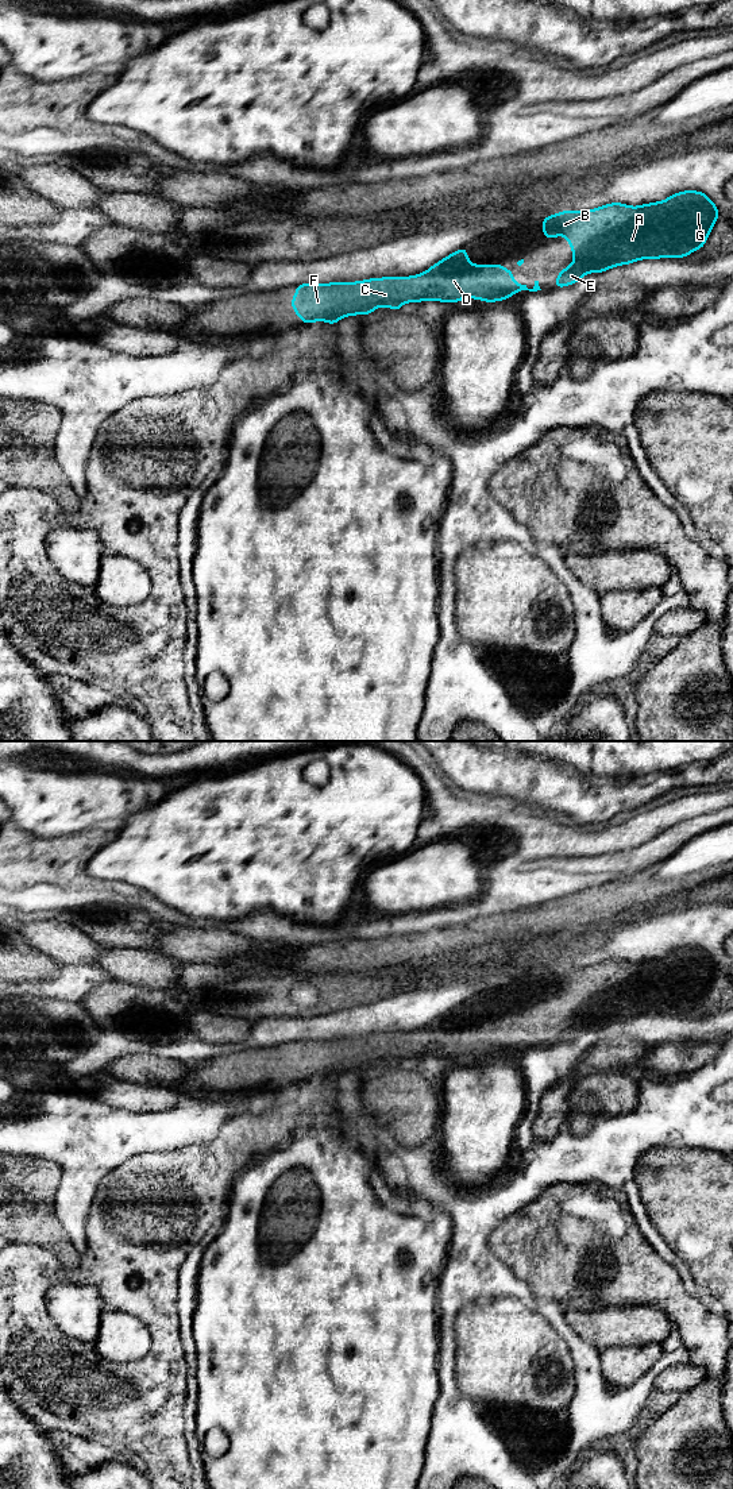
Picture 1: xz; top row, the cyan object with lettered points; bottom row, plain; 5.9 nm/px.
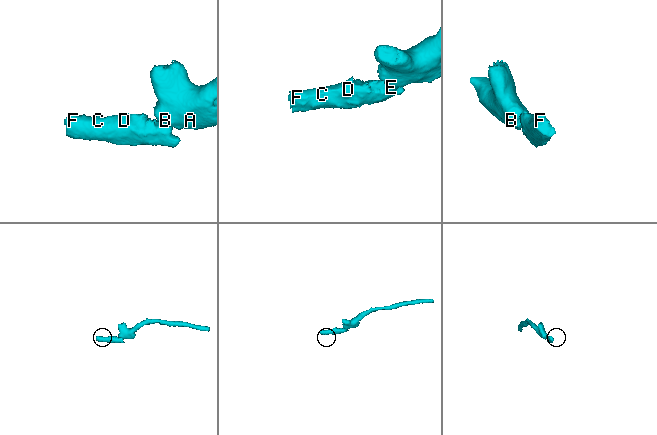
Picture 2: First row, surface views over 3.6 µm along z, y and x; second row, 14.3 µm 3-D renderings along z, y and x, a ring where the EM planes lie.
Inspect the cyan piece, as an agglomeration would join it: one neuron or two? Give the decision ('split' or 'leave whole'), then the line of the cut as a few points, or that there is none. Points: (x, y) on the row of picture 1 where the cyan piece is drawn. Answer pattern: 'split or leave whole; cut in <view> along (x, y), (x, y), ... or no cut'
leave whole; no cut

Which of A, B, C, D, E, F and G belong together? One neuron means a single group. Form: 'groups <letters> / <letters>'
groups A B C D E F G

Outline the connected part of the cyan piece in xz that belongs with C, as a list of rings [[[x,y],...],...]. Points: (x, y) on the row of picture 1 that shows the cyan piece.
[[[466,247],[445,256],[427,271],[412,277],[383,277],[356,282],[302,283],[294,288],[297,294],[292,297],[292,308],[302,320],[302,324],[327,321],[331,325],[346,316],[367,316],[378,306],[389,306],[397,312],[405,302],[441,301],[455,304],[466,298],[495,302],[509,300],[512,294],[518,292],[541,290],[539,281],[535,281],[532,289],[528,289],[526,285],[517,283],[513,279],[512,270],[504,269],[501,263],[478,266],[471,263]]]

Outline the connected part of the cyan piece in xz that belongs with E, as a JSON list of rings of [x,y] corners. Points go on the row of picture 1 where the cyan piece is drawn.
[[[697,190],[674,193],[664,201],[639,207],[612,202],[595,209],[567,209],[547,216],[543,219],[543,236],[553,239],[563,235],[575,259],[556,275],[555,288],[572,285],[587,273],[603,273],[640,259],[684,258],[705,246],[718,217],[718,207]]]

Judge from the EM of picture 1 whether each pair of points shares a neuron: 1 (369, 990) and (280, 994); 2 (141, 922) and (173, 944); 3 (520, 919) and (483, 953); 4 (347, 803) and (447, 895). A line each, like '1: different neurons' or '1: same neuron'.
1: same neuron
2: different neurons
3: different neurons
4: different neurons

